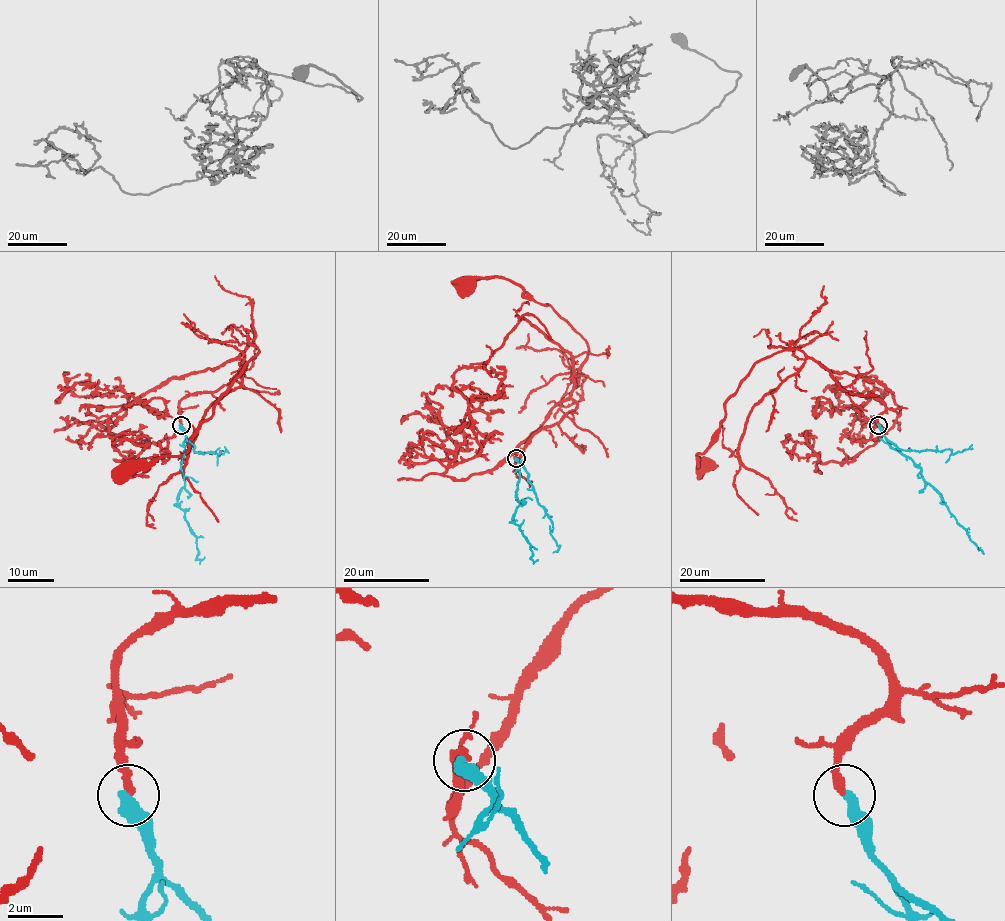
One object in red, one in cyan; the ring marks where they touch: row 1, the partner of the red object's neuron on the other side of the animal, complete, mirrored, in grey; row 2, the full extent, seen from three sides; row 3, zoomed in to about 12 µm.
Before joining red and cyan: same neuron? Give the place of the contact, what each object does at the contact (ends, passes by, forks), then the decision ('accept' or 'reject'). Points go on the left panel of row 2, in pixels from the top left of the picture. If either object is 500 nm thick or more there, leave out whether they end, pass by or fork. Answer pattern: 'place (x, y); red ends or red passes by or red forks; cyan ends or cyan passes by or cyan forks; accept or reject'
place (181, 425); accept

